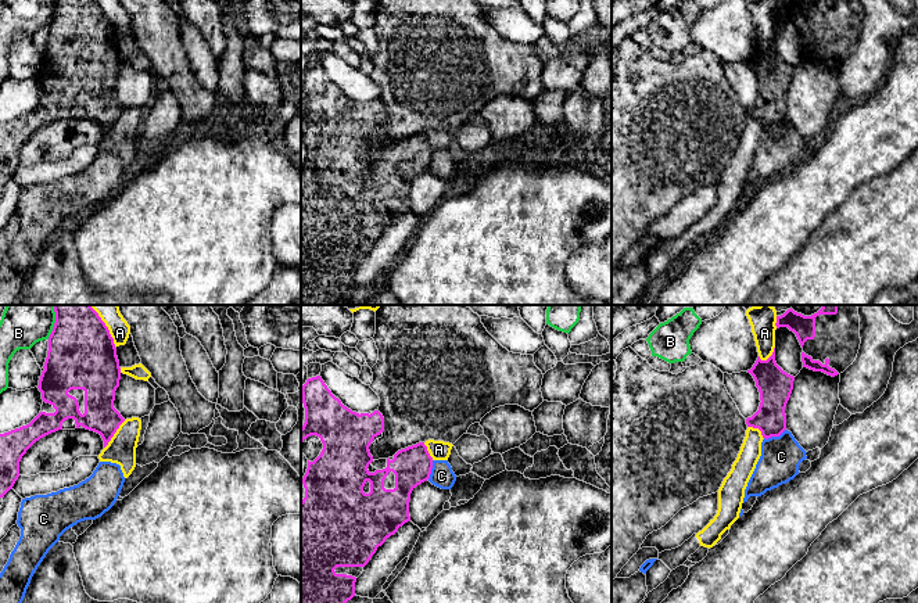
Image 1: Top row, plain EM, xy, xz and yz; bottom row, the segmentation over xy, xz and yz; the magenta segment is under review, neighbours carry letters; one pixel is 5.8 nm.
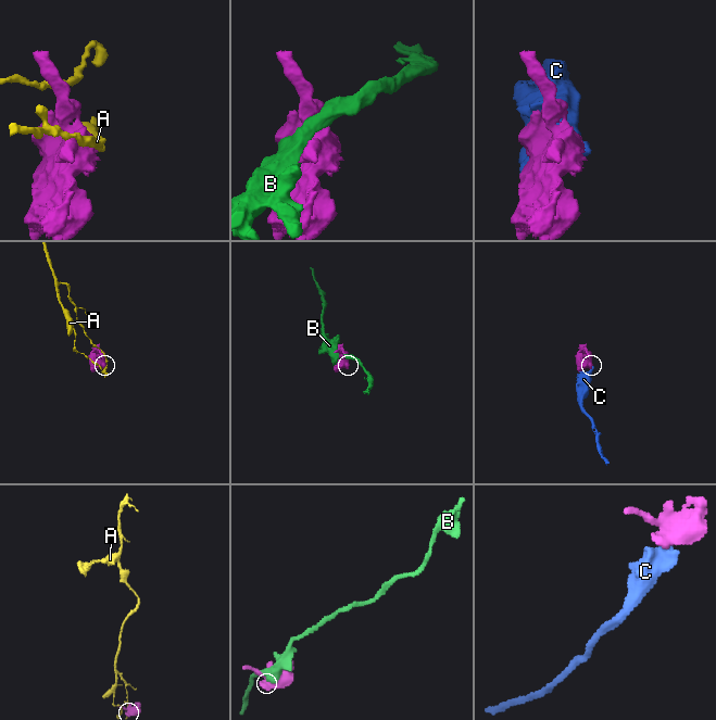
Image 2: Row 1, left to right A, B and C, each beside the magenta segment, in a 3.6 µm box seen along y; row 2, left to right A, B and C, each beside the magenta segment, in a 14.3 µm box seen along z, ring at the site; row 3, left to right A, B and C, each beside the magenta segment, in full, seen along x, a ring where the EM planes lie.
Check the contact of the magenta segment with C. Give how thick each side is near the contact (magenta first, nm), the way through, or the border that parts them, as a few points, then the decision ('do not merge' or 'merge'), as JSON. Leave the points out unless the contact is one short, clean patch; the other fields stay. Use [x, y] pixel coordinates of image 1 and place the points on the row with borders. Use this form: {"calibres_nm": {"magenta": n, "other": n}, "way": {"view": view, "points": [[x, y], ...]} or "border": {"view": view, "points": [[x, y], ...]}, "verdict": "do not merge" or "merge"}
{"calibres_nm": {"magenta": 180, "other": 240}, "border": {"view": "yz", "points": [[785, 429], [778, 435], [764, 438]]}, "verdict": "do not merge"}

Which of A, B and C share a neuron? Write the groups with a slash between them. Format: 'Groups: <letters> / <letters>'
Groups: A / B / C

